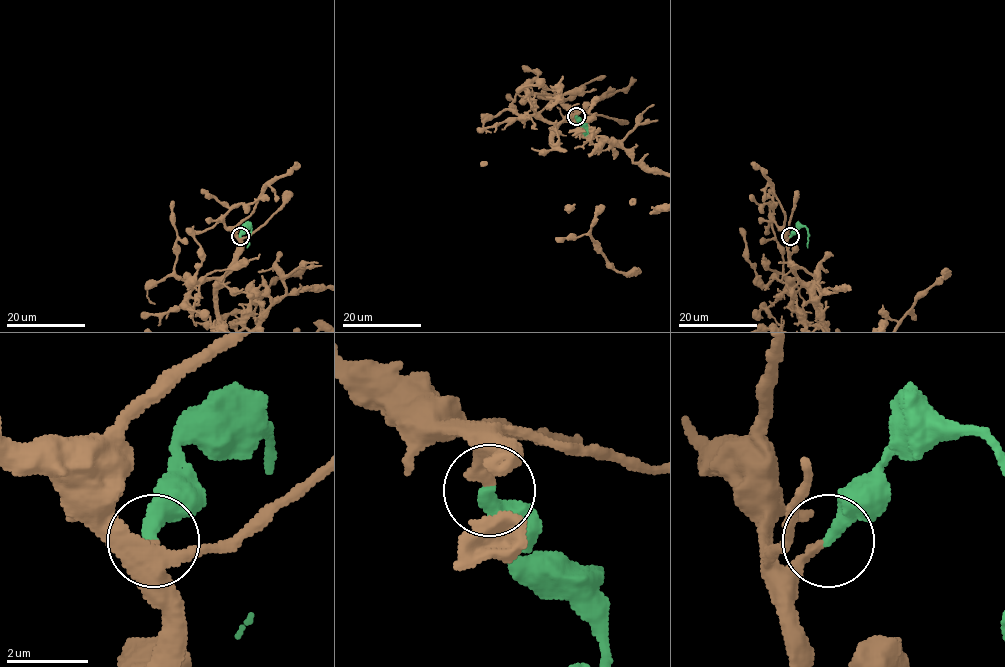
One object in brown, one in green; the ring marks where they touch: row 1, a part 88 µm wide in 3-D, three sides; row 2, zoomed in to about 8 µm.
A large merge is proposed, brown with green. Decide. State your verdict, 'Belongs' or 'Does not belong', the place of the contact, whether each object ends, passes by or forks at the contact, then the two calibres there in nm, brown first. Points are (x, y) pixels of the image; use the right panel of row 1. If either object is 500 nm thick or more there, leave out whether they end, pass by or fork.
Belongs. Place: (790, 236). At the ring brown ends. At the ring green ends. Thickness 320 nm (brown) against 400 nm

